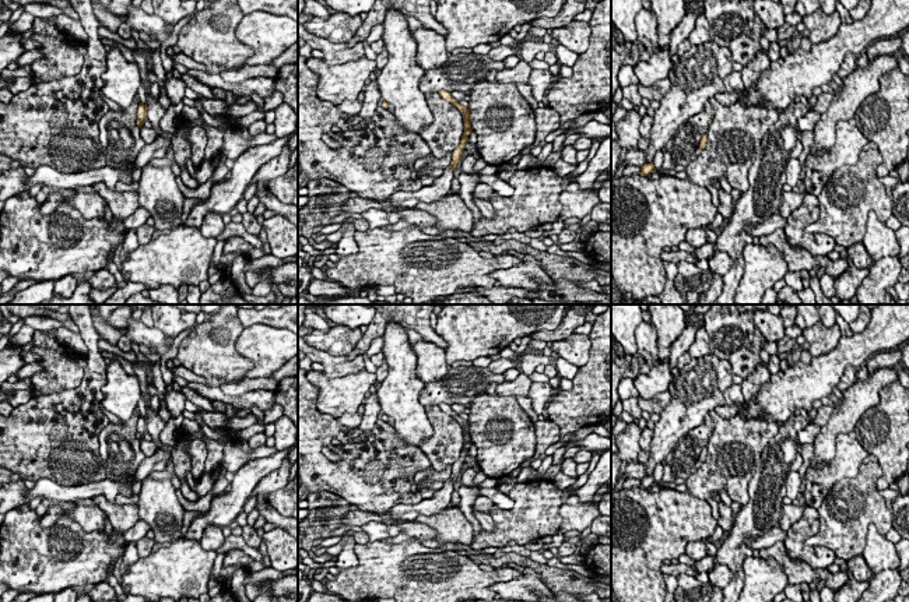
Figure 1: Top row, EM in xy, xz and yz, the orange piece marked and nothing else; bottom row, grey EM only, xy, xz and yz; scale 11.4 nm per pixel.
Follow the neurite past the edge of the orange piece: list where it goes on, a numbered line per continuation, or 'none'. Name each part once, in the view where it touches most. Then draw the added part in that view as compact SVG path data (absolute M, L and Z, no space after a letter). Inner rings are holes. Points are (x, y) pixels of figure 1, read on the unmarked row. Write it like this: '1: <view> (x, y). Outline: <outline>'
1: xz (441, 499). Outline: M446 480L443 487L429 499L422 499L417 504L397 504L387 511L387 520L372 511L351 510L344 514L341 522L348 527L364 527L371 521L385 522L387 525L396 524L399 520L414 521L418 515L432 515L450 506L450 496L453 485Z

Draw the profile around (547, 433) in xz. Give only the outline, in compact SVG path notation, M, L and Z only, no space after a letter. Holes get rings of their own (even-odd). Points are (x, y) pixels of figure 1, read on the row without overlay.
M536 420L536 453L544 454L544 451L559 441L561 430L552 420Z

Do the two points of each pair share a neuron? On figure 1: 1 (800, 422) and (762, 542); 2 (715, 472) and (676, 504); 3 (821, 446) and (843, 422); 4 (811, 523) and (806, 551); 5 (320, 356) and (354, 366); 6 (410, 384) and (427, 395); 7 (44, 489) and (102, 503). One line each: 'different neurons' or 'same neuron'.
1: different neurons
2: different neurons
3: same neuron
4: same neuron
5: same neuron
6: different neurons
7: different neurons

